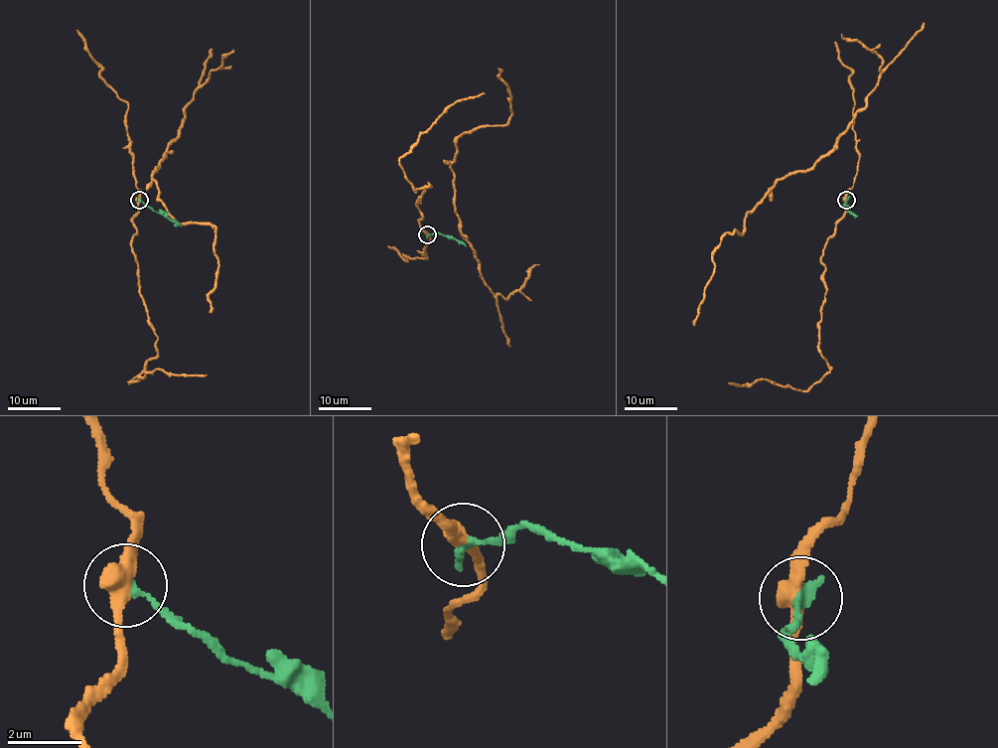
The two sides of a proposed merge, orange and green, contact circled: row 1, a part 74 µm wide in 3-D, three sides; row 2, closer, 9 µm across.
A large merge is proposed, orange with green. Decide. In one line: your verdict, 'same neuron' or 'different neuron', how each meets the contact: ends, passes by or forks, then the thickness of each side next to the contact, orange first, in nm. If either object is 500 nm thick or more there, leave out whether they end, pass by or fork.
different neuron; orange passes by; green ends there; 440 nm thick on the orange side, 300 nm on the other

